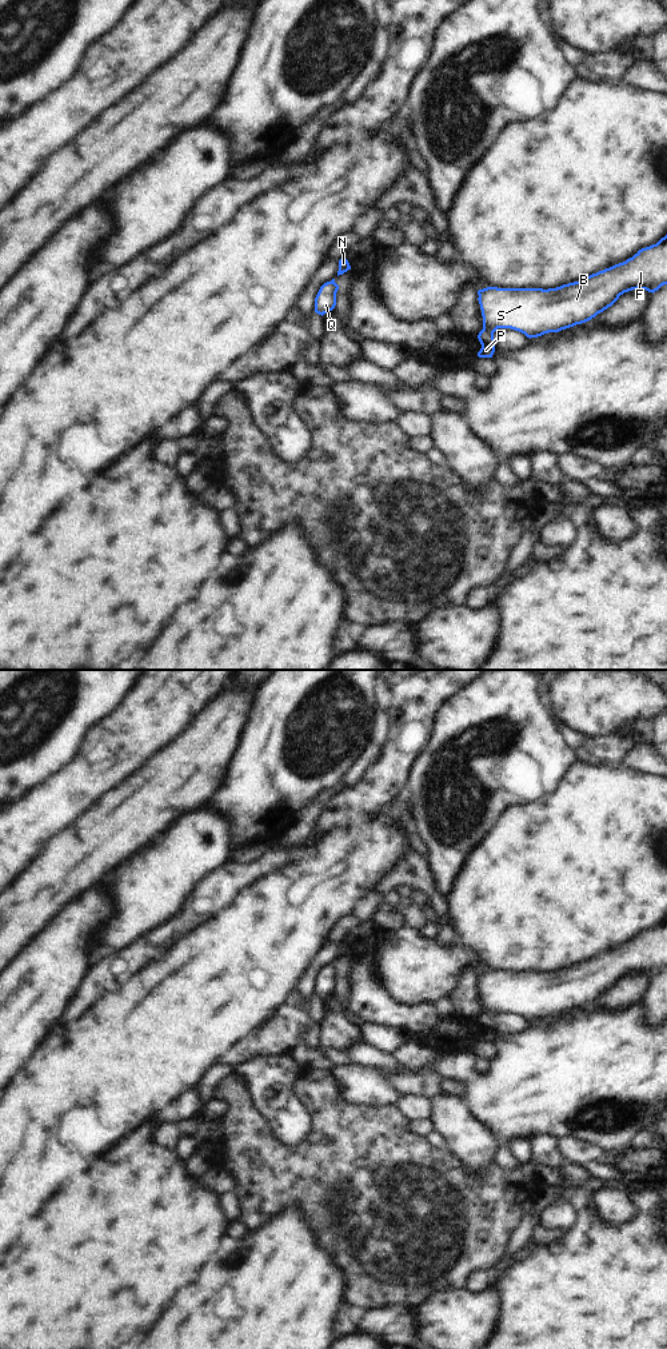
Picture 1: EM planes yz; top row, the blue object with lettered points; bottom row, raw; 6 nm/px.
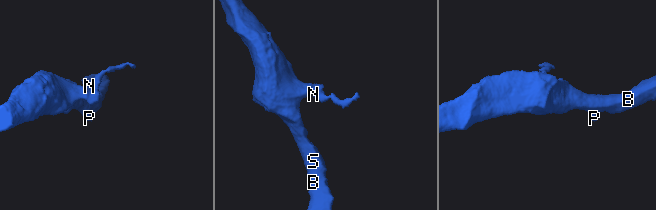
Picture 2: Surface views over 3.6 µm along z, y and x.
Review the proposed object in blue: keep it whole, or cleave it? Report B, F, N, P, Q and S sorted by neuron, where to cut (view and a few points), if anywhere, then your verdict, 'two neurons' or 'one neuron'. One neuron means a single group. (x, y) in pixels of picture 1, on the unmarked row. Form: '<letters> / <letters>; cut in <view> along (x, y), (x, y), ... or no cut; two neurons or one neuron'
B F N P Q S; no cut; one neuron

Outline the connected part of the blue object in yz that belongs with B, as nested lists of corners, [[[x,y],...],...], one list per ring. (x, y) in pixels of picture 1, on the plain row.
[[[667,918],[632,941],[556,971],[498,971],[478,974],[483,999],[479,1041],[492,1041],[494,1015],[511,1011],[527,1021],[586,1006],[632,973],[658,974],[667,967]]]

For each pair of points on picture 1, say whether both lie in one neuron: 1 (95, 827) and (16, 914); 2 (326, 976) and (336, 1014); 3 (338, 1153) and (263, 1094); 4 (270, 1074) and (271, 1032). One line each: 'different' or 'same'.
1: same
2: different
3: different
4: different

